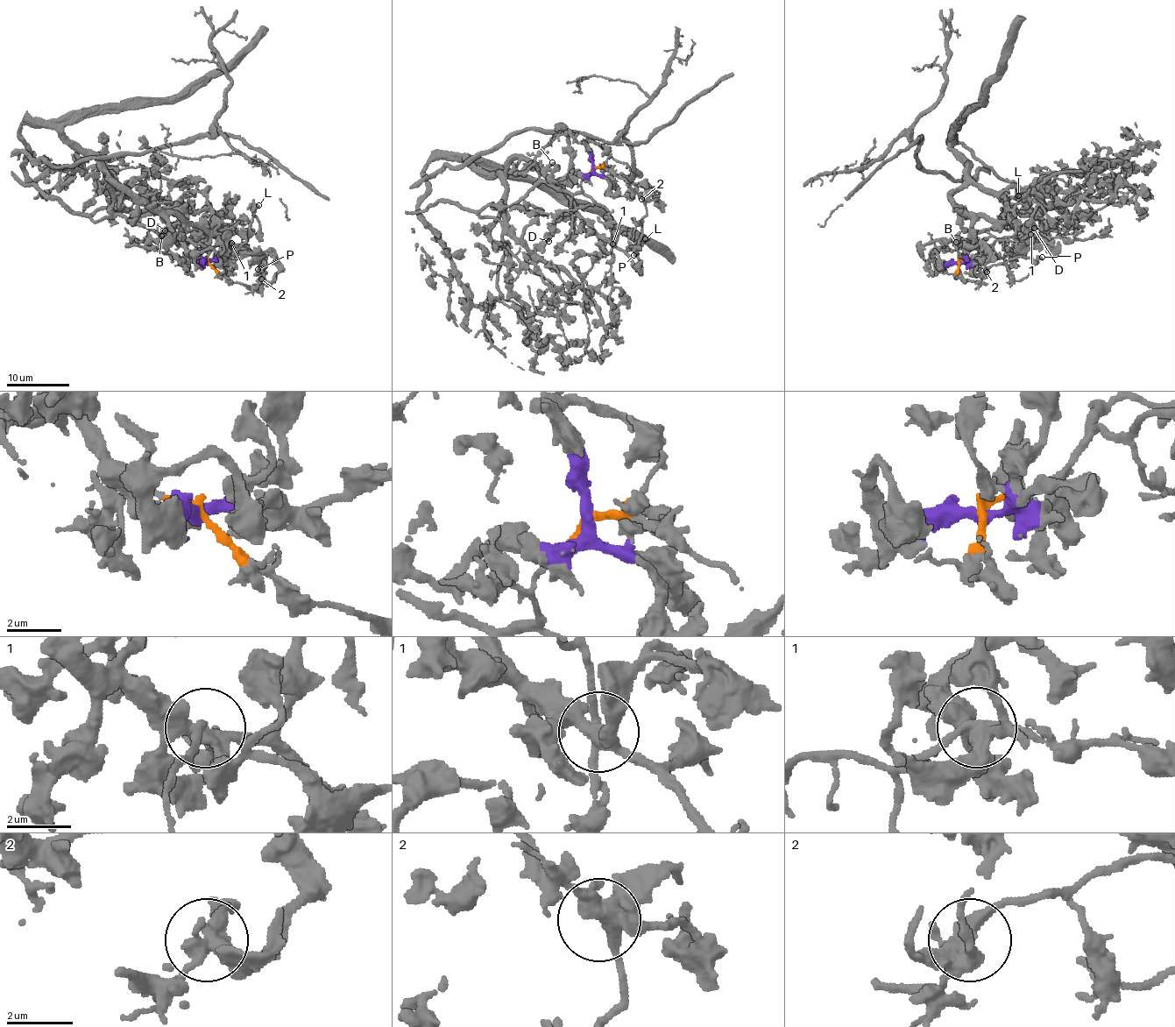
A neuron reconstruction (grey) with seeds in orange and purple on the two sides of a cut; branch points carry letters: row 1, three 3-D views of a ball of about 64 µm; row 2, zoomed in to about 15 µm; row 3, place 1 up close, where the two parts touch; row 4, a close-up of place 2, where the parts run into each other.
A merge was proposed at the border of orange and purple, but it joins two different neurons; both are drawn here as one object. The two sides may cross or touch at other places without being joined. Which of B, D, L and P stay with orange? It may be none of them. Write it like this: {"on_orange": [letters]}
{"on_orange": ["P"]}

